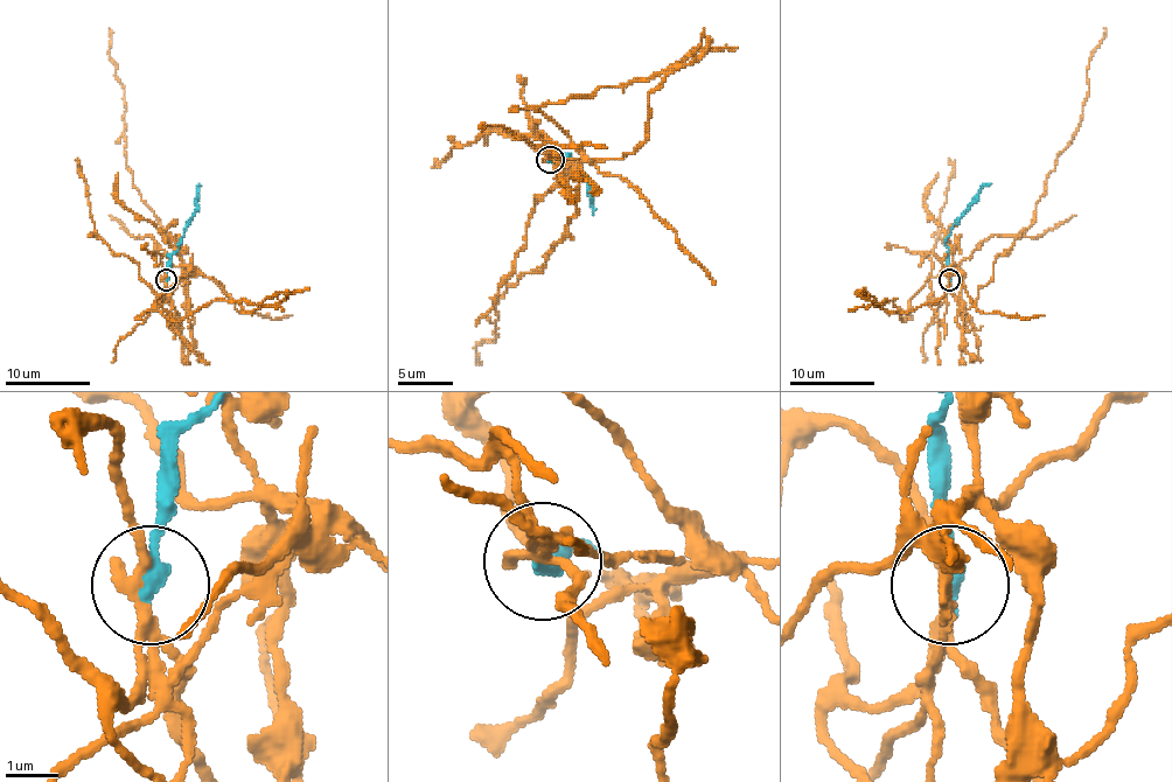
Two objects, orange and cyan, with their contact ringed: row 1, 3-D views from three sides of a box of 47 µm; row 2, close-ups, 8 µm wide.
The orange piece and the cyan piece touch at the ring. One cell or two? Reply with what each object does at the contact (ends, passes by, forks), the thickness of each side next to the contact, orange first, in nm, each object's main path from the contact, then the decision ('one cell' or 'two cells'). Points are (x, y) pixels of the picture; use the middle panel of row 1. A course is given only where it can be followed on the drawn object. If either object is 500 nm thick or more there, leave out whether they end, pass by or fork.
orange passes by; cyan ends there; 220 nm thick on the orange side, 360 nm on the other; orange runs (549, 159), (581, 159), (573, 215), (539, 270), (523, 273), (499, 298), (495, 342), (476, 348), (476, 362); cyan runs (551, 159), (565, 159), (567, 153), (590, 183), (593, 215); two cells

